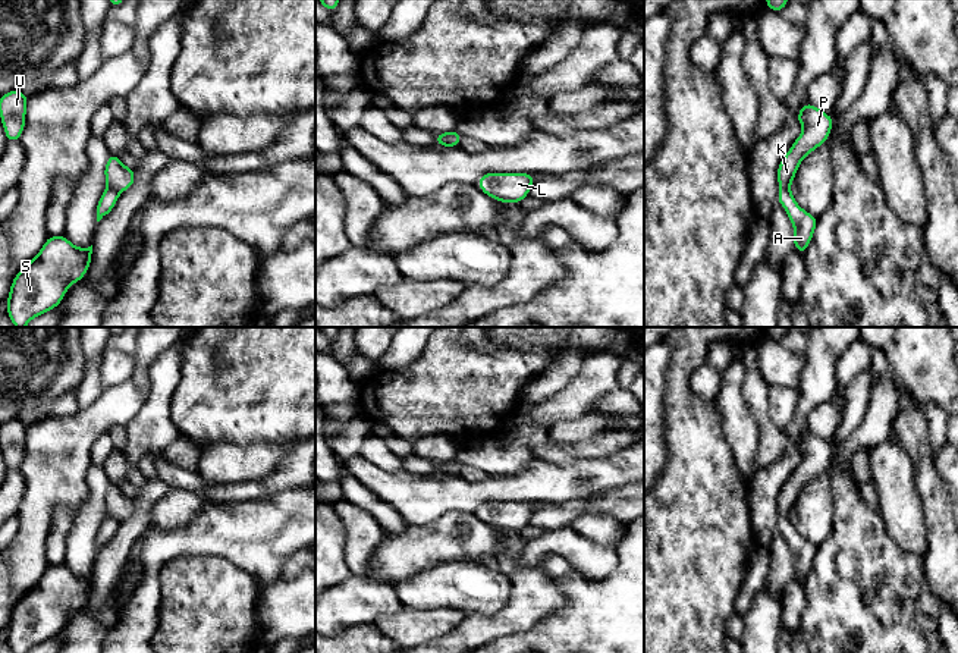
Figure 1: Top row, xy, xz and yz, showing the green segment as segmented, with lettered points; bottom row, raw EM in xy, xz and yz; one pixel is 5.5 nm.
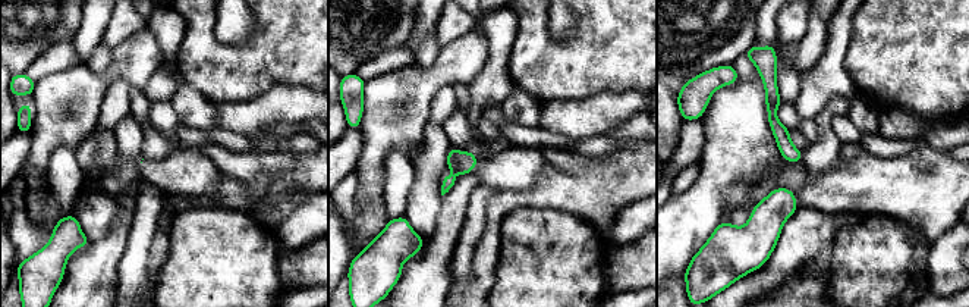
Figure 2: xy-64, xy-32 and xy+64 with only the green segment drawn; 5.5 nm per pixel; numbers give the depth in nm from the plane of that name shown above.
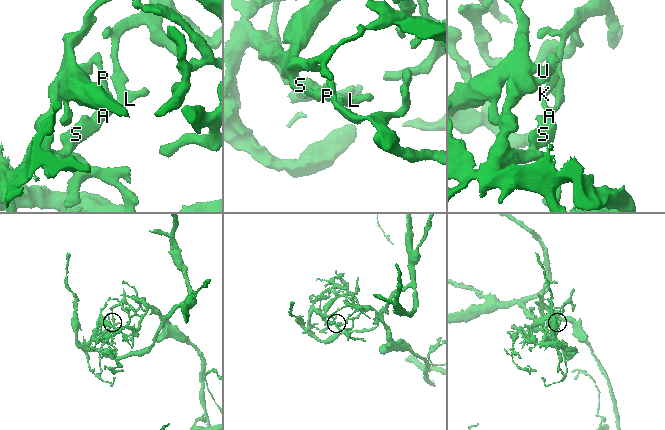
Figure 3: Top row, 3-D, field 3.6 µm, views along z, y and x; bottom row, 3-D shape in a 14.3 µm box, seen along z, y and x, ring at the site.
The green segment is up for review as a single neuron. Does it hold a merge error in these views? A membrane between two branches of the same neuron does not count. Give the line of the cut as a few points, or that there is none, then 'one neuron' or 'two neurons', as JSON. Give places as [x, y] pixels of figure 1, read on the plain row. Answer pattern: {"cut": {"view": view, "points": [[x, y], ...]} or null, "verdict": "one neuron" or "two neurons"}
{"cut": {"view": "xy", "points": [[107, 514], [119, 521]]}, "verdict": "two neurons"}

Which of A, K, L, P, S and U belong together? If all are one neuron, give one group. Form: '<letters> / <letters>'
A L S / K P U

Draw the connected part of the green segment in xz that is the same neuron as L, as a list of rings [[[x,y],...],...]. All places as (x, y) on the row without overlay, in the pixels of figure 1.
[[[484,502],[480,518],[500,531],[521,531],[531,518],[534,503],[530,502]]]

